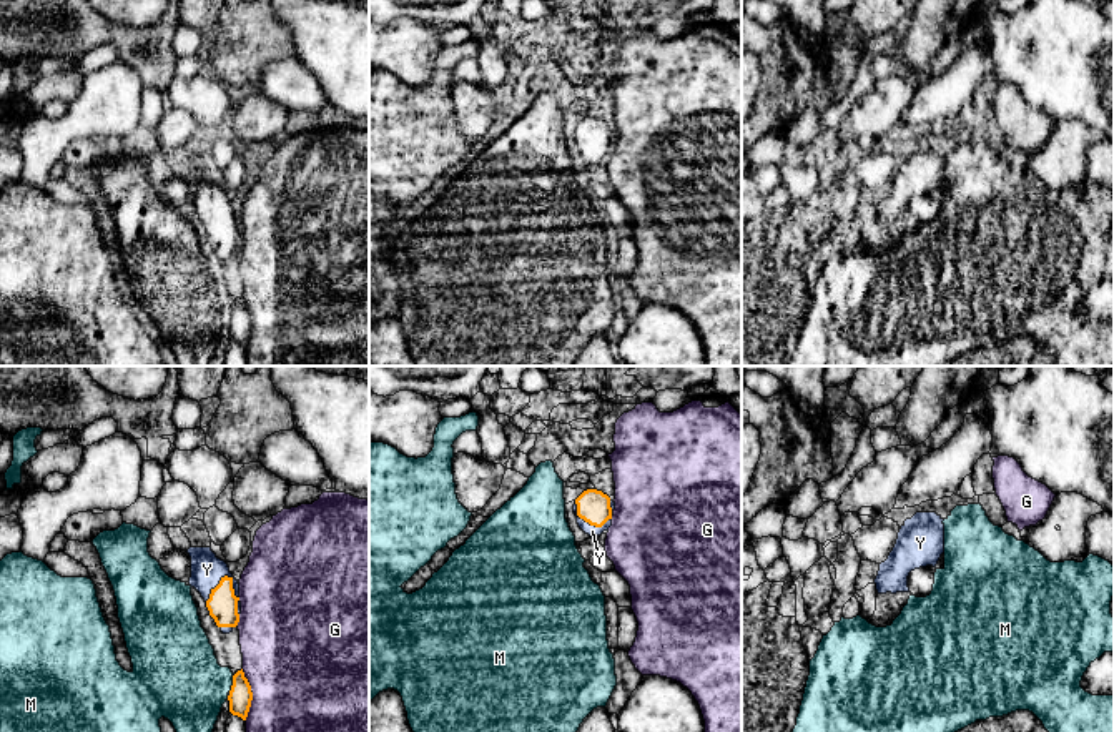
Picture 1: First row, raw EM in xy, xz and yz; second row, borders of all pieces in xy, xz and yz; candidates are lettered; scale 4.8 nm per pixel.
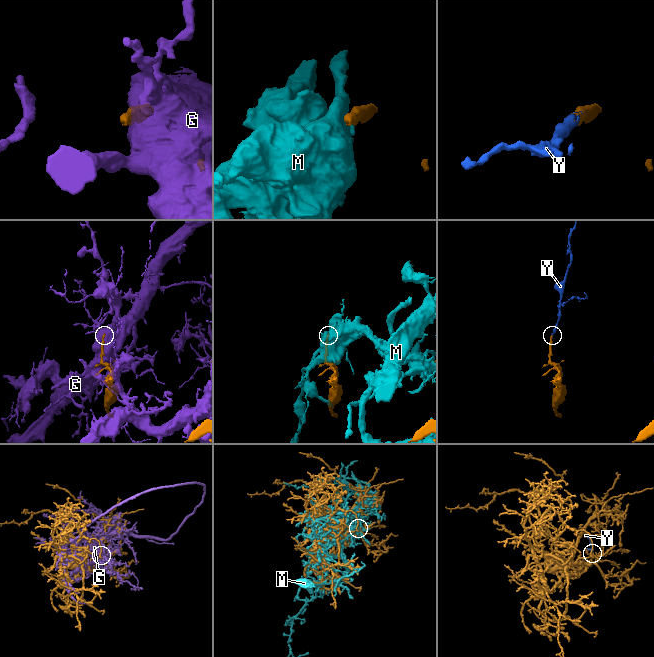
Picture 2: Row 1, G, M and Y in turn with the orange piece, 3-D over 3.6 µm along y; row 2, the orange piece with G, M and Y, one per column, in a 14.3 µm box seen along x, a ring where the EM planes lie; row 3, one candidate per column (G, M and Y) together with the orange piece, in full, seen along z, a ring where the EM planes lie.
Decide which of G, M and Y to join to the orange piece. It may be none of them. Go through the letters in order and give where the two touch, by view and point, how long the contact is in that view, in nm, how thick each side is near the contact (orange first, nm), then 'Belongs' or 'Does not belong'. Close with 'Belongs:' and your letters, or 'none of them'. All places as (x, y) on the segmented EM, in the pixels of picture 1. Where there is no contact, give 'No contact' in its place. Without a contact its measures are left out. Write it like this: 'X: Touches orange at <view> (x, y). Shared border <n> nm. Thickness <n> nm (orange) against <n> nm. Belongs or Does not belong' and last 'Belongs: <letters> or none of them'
G: Touches orange at xy (251, 694). Shared border 240 nm. Thickness 120 nm (orange) against 500 nm. Does not belong
M: Touches orange at xy (233, 684). Shared border 80 nm. Thickness 120 nm (orange) against 400 nm. Does not belong
Y: Touches orange at xy (233, 594). Shared border 220 nm. Thickness 140 nm (orange) against 160 nm. Belongs
Belongs: Y

